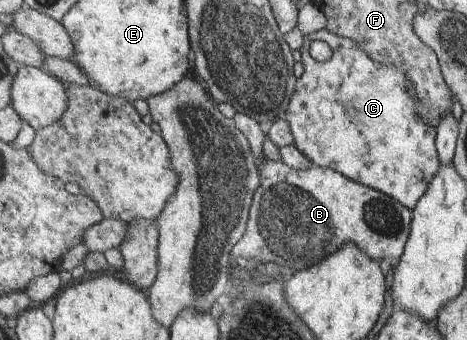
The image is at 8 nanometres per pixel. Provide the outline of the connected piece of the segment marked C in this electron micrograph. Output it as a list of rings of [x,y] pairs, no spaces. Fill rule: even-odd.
[[[328,28],[304,35],[299,50],[304,73],[297,79],[286,117],[297,148],[314,165],[335,169],[414,210],[442,164],[437,150],[437,127],[419,114],[417,85],[404,70],[376,61],[354,38],[338,35]],[[315,39],[325,41],[332,49],[331,58],[325,62],[310,57],[310,45]]]

